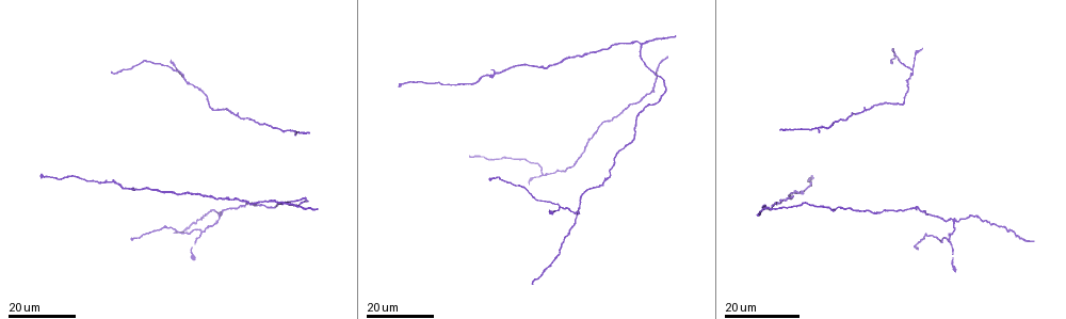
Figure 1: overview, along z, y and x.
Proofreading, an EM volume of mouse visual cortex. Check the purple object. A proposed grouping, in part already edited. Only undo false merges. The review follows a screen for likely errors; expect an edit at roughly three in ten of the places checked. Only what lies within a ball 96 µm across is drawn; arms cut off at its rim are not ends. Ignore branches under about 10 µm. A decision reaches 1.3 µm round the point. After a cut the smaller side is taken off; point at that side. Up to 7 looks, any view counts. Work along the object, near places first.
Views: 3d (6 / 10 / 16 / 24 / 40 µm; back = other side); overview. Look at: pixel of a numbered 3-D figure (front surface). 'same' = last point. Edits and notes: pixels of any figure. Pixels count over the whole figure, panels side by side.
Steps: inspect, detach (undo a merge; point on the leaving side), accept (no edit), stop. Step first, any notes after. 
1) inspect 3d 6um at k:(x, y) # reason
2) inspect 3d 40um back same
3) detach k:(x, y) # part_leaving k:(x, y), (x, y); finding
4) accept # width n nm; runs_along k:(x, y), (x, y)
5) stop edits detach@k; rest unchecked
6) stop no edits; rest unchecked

inspect 3d 24um at 1:(952, 222) # small branch off a trunk

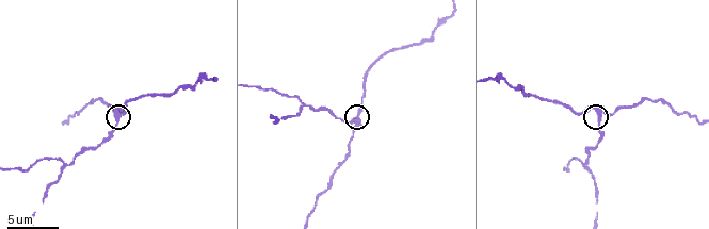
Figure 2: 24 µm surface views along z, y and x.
inspect 3d 10um at 2:(114, 114)

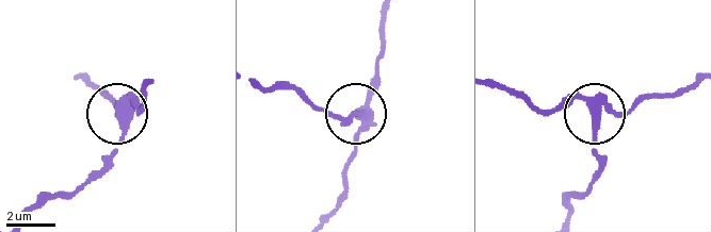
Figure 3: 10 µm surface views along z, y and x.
accept # side_arm 30 um; all the same neuron

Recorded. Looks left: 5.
inspect 3d 16um at 1:(914, 70) # three-way junction

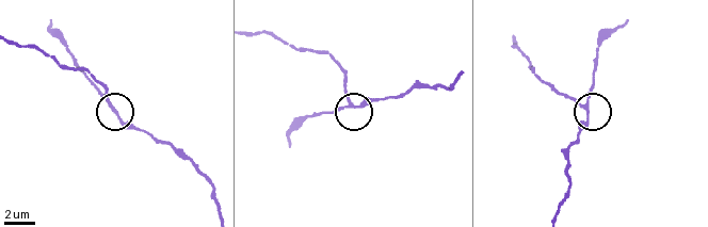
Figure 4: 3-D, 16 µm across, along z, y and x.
inspect 3d 6um at 4:(116, 112) # closer look

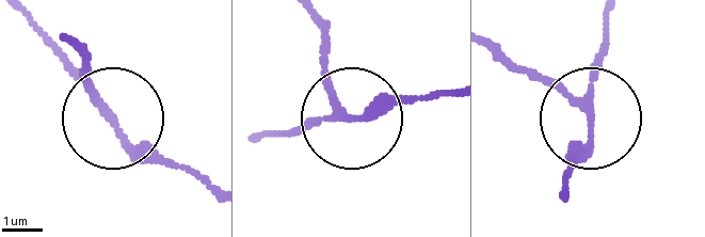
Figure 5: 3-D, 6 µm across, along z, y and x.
accept # arms 3; runs_along 5:(210, 186), (139, 148), (101, 111), (81, 70); all the same neuron

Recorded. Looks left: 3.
inspect 3d 24um at 1:(604, 120) # narrows sharply

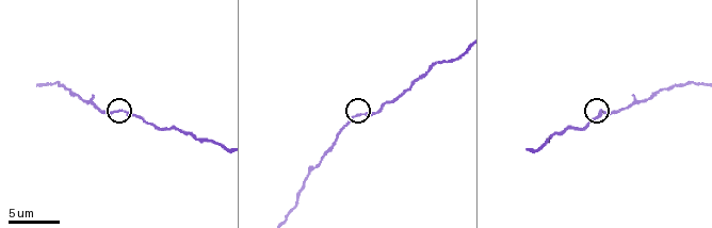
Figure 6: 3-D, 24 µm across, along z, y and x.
inspect 3d 6um at 6:(354, 116)

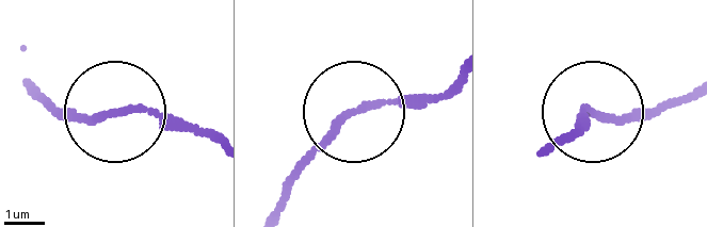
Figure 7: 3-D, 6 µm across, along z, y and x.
accept # runs_along 7:(214, 142), (143, 111), (44, 104); one neuron here

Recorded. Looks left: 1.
stop no edits; rest unchecked

